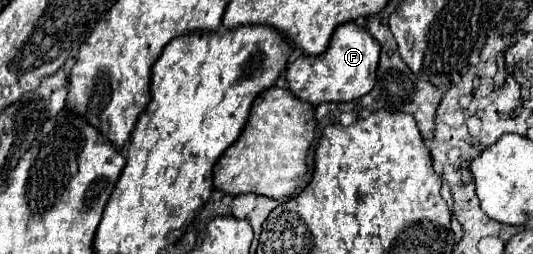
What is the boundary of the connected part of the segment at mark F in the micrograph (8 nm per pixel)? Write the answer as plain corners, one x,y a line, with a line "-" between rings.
355,22
341,24
329,42
329,48
323,54
319,56
301,54
291,60
291,64
287,66
289,90
297,98
313,106
319,106
323,102
351,102
355,98
361,98
377,82
379,54
381,46
371,36
371,32
367,32
367,28
359,28

